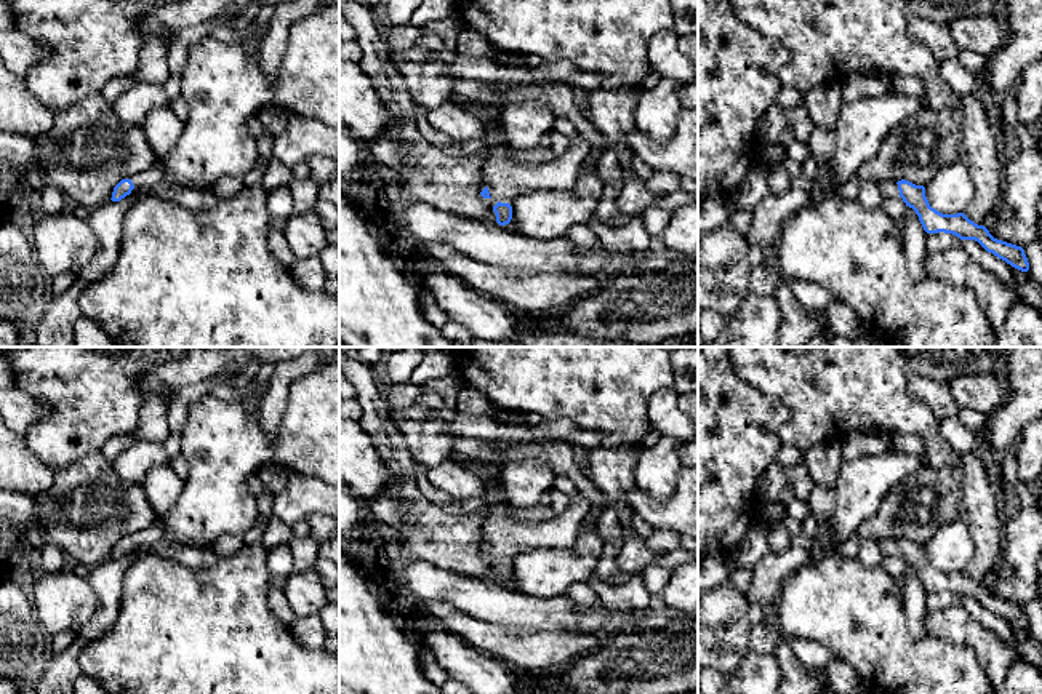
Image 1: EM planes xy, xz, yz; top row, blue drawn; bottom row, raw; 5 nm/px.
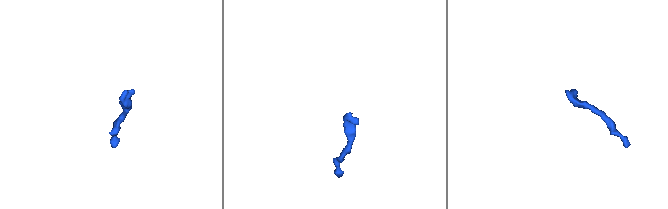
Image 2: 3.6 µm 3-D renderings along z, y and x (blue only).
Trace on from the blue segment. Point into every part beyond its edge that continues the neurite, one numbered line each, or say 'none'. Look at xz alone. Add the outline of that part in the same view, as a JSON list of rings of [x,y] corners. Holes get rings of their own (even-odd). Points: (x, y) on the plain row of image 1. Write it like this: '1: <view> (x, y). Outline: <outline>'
1: xz (506, 538). Outline: [[[578,493],[557,518],[539,523],[515,521],[507,515],[507,507],[506,502],[491,504],[482,529],[490,555],[501,561],[539,547],[573,547],[594,505]]]

